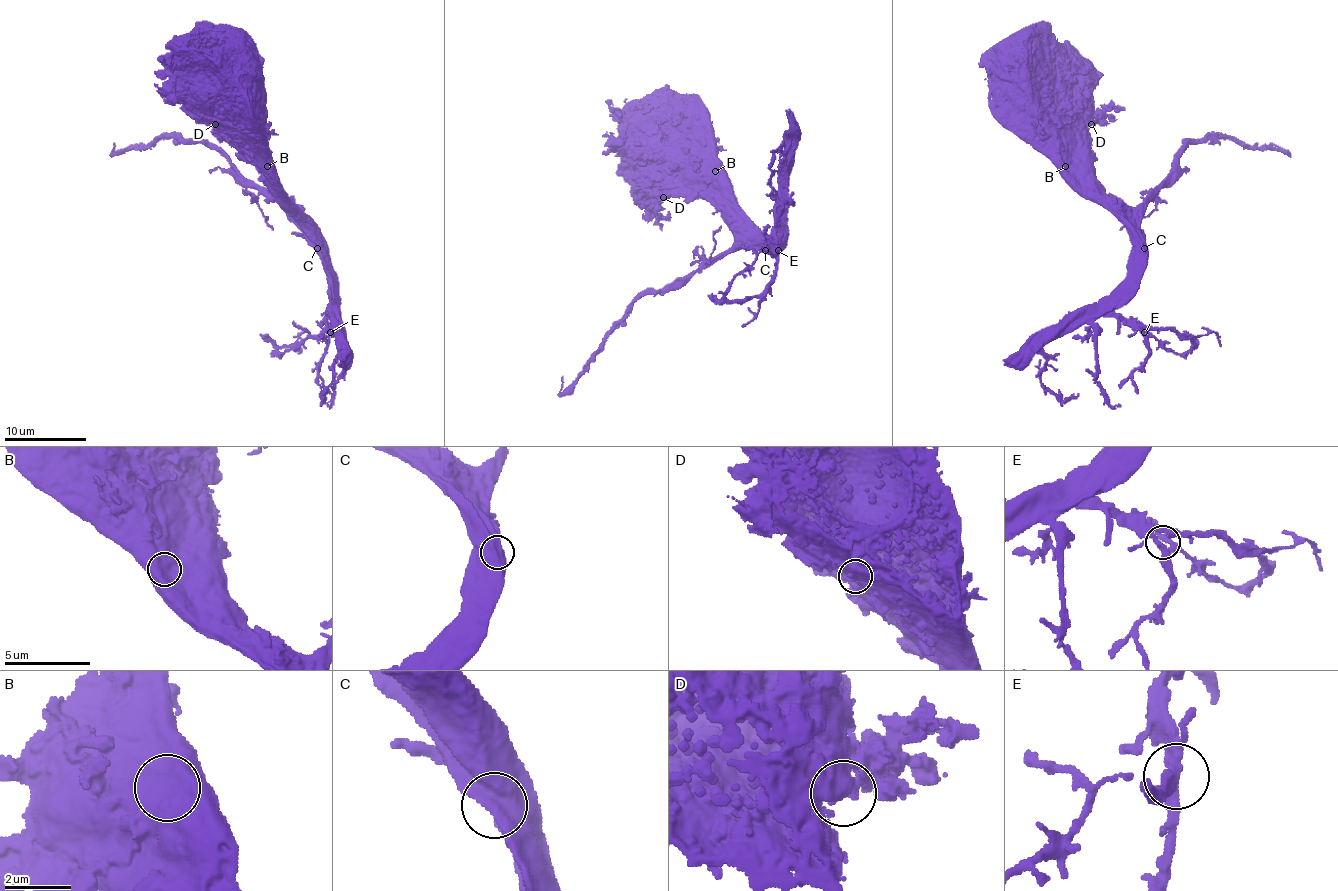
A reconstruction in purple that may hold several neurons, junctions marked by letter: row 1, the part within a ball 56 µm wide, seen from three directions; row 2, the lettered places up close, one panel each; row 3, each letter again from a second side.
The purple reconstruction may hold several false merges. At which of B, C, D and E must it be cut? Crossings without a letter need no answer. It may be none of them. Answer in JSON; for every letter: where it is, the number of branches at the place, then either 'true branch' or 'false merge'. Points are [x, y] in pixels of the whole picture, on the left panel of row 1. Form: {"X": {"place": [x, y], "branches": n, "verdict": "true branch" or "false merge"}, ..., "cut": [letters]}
{"B": {"place": [267, 166], "branches": 1, "verdict": "true branch"}, "C": {"place": [317, 248], "branches": 1, "verdict": "true branch"}, "D": {"place": [215, 124], "branches": 1, "verdict": "true branch"}, "E": {"place": [330, 332], "branches": 2, "verdict": "true branch"}, "cut": []}

